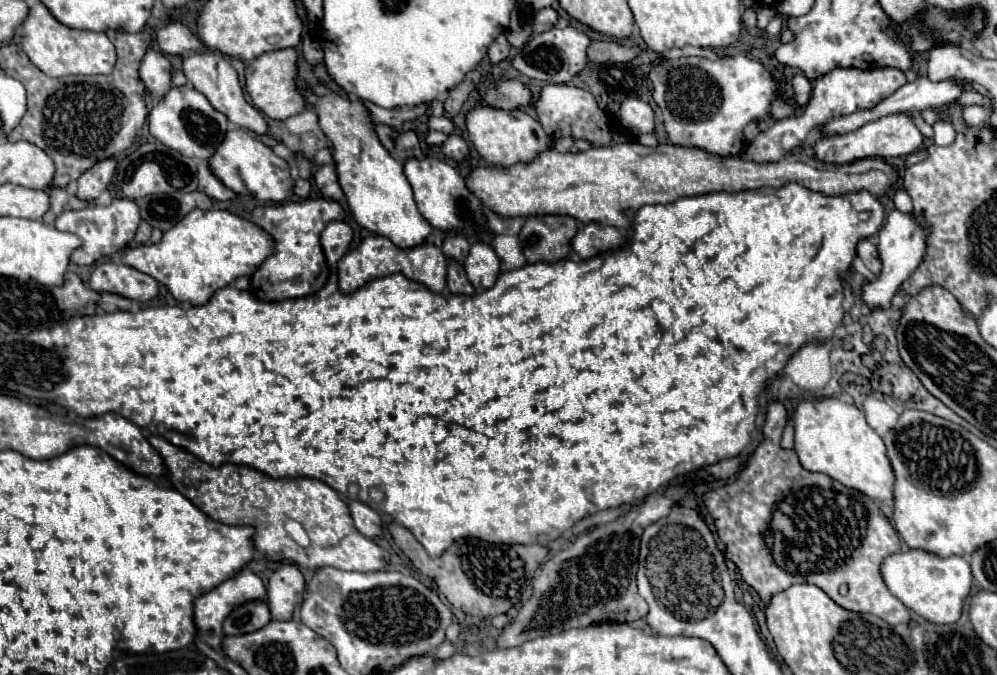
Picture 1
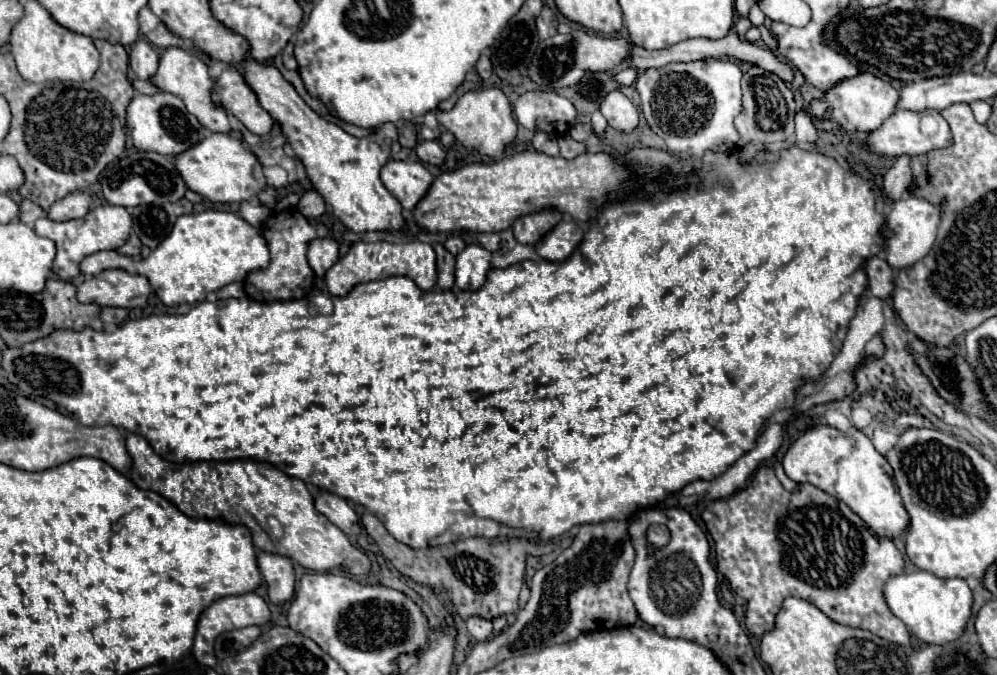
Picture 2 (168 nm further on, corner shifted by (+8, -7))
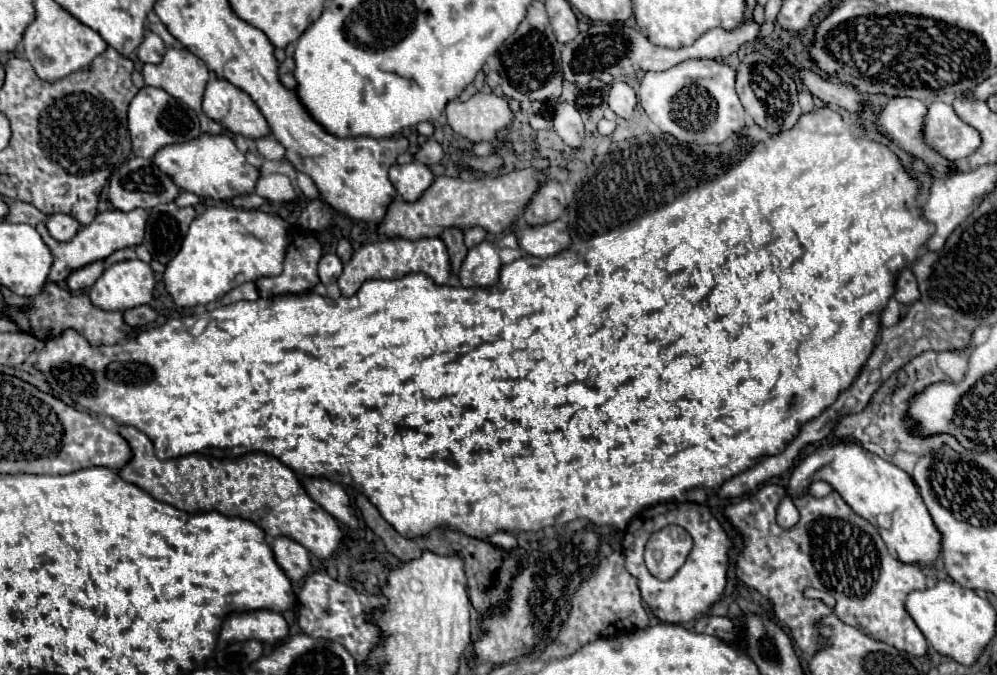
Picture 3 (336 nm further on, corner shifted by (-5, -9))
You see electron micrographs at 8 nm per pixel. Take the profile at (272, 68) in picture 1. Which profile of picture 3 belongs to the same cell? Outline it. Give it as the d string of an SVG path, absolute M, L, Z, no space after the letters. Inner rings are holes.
M212 76L206 86L202 110L234 134L254 140L270 134L270 126L254 100L244 90L218 76Z

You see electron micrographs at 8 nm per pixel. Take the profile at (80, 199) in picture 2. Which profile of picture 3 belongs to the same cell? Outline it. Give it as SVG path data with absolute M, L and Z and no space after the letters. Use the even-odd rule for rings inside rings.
M52 214L46 226L56 240L64 242L64 240L70 240L78 232L80 222L70 214Z

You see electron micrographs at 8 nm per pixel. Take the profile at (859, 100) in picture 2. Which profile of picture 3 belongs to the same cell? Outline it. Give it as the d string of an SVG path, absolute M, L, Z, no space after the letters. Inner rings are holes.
M892 96L892 98L888 98L888 102L884 104L884 108L880 110L880 114L878 114L878 118L876 118L876 126L878 126L878 130L886 136L886 138L890 138L898 148L902 148L904 152L908 152L908 154L912 154L912 156L916 156L916 158L922 158L928 166L930 166L930 170L932 170L932 176L948 176L948 174L952 174L952 170L948 170L948 168L954 168L954 164L950 162L950 160L946 160L946 158L942 158L940 154L934 154L934 150L930 150L930 146L926 146L924 142L922 142L922 134L920 134L920 130L922 130L922 122L924 122L924 116L926 116L926 104L924 102L920 102L920 100L916 100L916 98L900 98L900 96Z

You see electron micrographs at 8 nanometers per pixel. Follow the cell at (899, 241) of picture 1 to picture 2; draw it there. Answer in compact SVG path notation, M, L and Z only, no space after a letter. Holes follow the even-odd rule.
M909 194L905 200L893 204L893 210L887 216L887 226L893 230L893 236L885 242L887 262L893 266L893 270L915 264L931 250L939 220L941 220L941 204L931 204L929 200L921 200L919 196Z

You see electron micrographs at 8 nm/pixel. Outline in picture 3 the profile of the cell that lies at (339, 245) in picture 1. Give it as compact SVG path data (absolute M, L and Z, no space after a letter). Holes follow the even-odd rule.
M324 254L320 258L320 264L318 264L318 276L322 280L322 284L330 284L330 282L336 282L338 276L342 274L342 262L336 254Z

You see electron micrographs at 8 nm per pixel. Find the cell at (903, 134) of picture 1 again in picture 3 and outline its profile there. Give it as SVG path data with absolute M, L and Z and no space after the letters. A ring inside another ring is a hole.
M932 102L922 126L924 142L944 156L946 160L958 160L970 156L980 146L980 136L974 128L966 126L952 110L950 104Z

